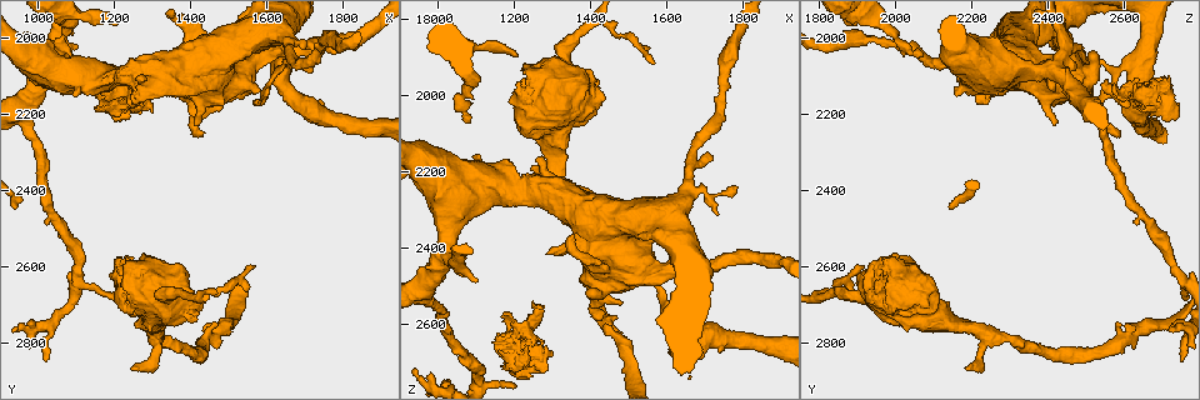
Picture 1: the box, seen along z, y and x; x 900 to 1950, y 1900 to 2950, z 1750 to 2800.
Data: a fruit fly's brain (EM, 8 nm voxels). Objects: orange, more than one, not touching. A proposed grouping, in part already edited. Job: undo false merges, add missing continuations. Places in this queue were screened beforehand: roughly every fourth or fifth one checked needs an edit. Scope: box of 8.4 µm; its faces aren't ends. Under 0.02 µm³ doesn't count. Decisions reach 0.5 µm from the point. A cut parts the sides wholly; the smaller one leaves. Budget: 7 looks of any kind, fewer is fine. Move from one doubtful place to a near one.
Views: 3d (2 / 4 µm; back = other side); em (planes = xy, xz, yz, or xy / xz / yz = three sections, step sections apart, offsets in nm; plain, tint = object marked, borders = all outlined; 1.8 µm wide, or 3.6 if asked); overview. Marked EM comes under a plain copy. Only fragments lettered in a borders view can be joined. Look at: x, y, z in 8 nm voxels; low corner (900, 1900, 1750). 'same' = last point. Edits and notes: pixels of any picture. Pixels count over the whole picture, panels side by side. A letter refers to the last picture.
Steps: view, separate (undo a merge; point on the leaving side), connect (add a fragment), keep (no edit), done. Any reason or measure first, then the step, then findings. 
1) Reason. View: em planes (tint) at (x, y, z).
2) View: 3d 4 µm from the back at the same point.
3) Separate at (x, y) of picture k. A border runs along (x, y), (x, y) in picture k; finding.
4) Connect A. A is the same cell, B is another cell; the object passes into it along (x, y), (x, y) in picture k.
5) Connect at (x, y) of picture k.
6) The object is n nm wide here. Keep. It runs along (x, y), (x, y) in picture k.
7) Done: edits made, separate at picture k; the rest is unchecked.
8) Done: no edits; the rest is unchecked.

An open end. View: em planes (borders) at (1065, 2045, 2070).

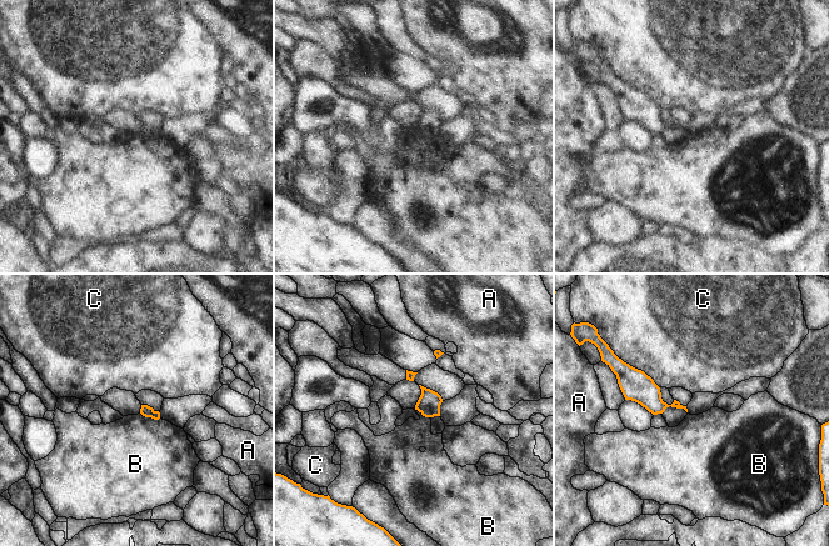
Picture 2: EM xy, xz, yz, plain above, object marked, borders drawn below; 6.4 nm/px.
Keep. A, B and C are other cells; a border runs along (140, 412), (148, 417), (159, 419) in picture 2; no lettered fragment goes on from it.

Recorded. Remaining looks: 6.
Calibre changes. View: 3d 4 µm at (1410, 2080, 2330).

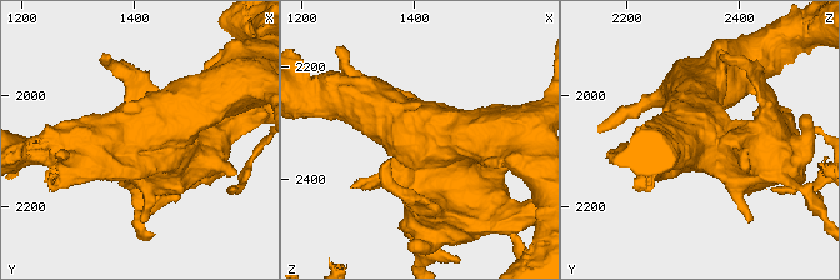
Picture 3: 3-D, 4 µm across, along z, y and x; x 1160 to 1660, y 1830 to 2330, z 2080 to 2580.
Shape alone is not enough. View: em planes (borders) at (1405, 2080, 2320).

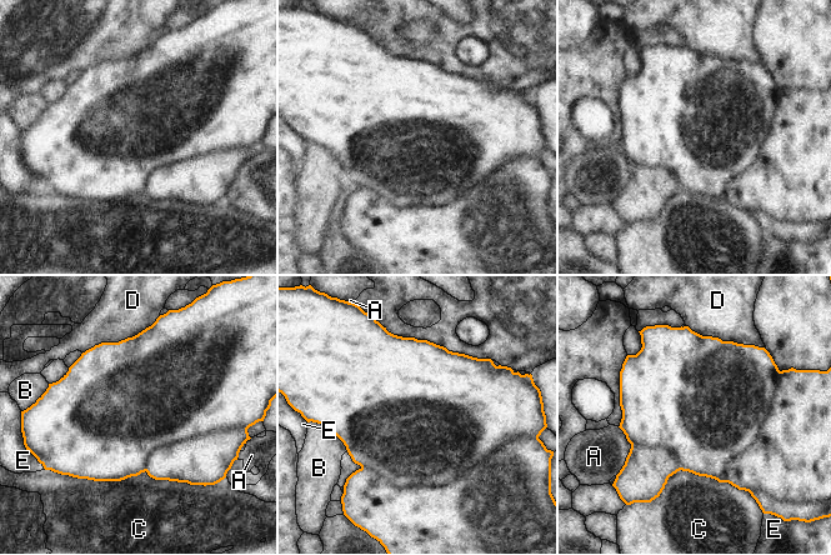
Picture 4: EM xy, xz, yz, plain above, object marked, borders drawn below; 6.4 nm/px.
The object is 900 nm wide here. Separate at (425, 523) of picture 4. A, B, C, D and E are other cells; a border runs along (496, 451), (444, 485), (361, 468) in picture 4; a second neuron is stuck on.

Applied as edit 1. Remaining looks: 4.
View: overview.

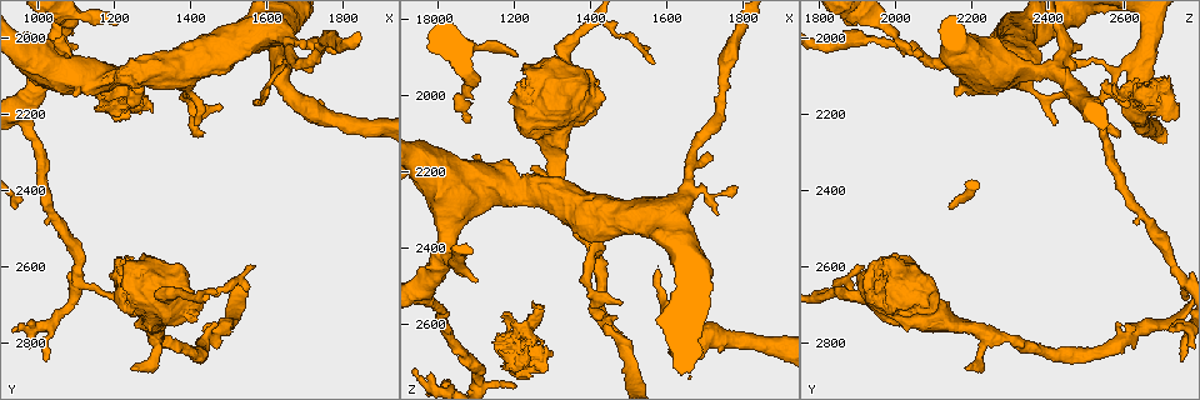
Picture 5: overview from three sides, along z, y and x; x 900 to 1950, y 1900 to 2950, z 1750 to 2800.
A fork. View: em planes (tint) at (1005, 2090, 2415).

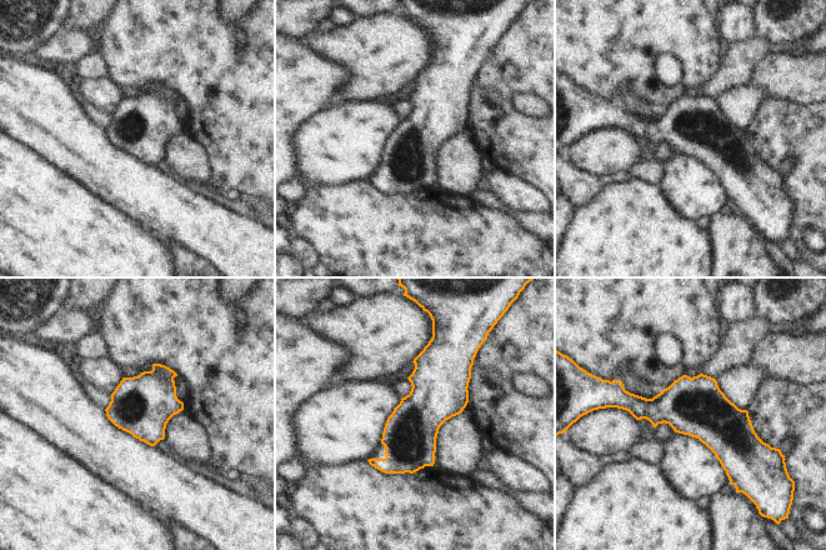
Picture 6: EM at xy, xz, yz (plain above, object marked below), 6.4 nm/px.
View: em planes (borders) at the same point.

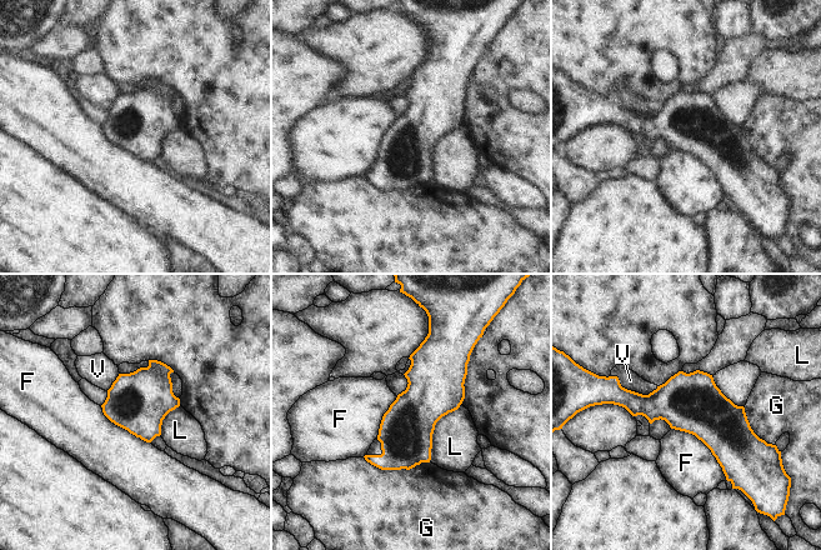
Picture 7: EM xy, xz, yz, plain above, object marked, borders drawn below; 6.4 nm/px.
Keep. F, G, L and V are other cells; it runs along (617, 400), (694, 404), (760, 443) in picture 7; all the same neuron.

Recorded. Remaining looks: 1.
Done: edits made, separate at picture 4; the rest is unchecked.

